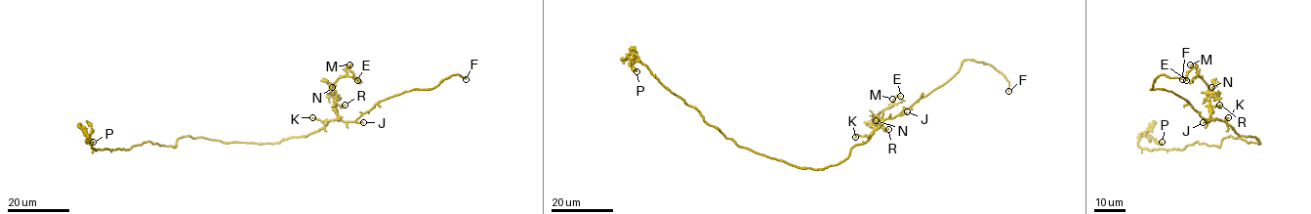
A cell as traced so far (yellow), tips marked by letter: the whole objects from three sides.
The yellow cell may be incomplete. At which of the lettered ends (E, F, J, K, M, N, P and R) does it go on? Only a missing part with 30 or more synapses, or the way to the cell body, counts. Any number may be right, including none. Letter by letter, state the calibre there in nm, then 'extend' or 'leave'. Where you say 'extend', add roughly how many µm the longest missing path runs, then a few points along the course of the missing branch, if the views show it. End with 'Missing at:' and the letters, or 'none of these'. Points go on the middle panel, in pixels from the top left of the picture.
E: calibre 70 nm; leave
F: calibre 140 nm; extend; missing 6 µm
J: calibre 90 nm; leave
K: calibre 110 nm; leave
M: calibre 150 nm; leave
N: calibre 150 nm; leave
P: calibre 150 nm; leave
R: calibre 140 nm; leave
Missing at: F

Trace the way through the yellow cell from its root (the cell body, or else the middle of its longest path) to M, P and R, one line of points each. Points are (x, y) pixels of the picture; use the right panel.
M: (1259, 143), (1255, 137), (1240, 136), (1225, 122), (1210, 116), (1208, 85), (1190, 64)
P: (1259, 143), (1229, 136), (1219, 146), (1138, 145), (1147, 134), (1162, 142)
R: (1259, 143), (1255, 137), (1240, 136), (1225, 122), (1212, 119), (1210, 108), (1219, 105)

